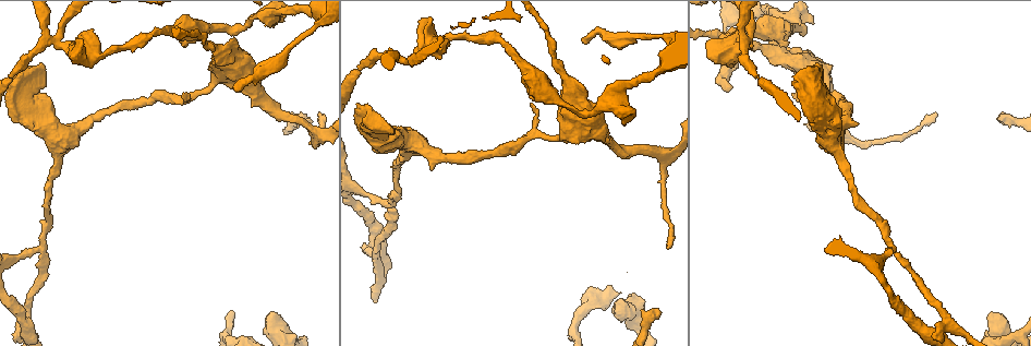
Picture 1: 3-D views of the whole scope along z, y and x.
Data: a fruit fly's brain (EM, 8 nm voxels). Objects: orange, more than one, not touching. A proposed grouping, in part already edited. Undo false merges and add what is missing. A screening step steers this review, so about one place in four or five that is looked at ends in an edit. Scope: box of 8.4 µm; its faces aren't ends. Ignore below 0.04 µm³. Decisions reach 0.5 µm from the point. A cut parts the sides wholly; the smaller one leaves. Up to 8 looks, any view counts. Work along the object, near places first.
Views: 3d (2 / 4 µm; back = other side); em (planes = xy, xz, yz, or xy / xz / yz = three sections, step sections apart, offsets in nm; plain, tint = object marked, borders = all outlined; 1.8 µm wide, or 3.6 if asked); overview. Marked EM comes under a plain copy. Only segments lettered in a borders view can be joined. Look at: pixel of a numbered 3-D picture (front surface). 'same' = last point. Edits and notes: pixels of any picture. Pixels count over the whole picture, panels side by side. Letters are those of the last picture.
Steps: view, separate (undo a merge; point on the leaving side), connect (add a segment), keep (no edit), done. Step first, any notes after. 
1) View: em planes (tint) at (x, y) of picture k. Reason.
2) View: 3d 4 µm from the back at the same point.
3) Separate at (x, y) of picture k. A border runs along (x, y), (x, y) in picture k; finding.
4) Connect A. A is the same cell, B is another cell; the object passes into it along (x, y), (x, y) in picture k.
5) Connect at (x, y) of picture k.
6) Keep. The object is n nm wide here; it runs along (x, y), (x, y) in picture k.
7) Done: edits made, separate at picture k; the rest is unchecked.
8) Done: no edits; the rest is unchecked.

View: 3d 2 µm at (618, 301) of picture 1. Thick end.

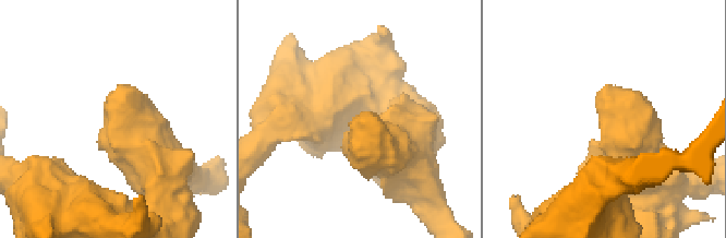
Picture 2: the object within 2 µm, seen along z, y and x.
View: em xy step 4 (borders) at (363, 121) of picture 2.

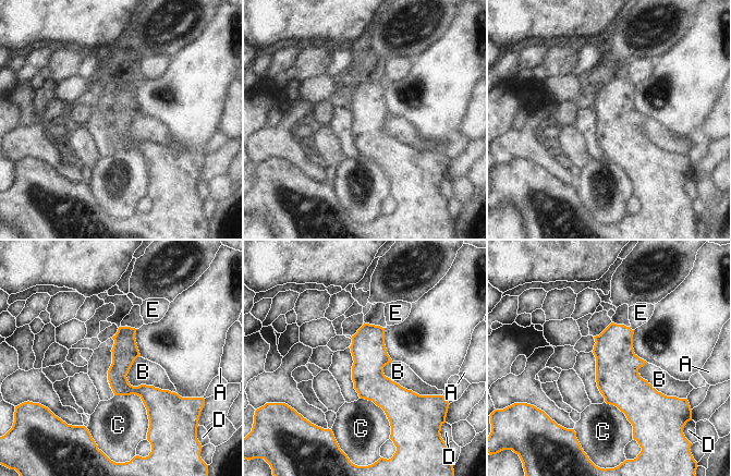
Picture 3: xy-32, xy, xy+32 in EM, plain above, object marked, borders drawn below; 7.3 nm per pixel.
Keep. A, B, C, D and E are other cells; it runs along (366, 326), (368, 377), (399, 417) in picture 3; no lettered segment goes on from it.

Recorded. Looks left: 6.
View: 3d 2 µm at (236, 90) of picture 1. Long arm stops here.

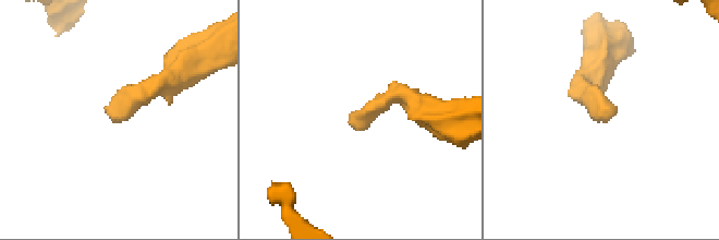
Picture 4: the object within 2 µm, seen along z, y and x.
View: em planes (borders) at (596, 120) of picture 4.

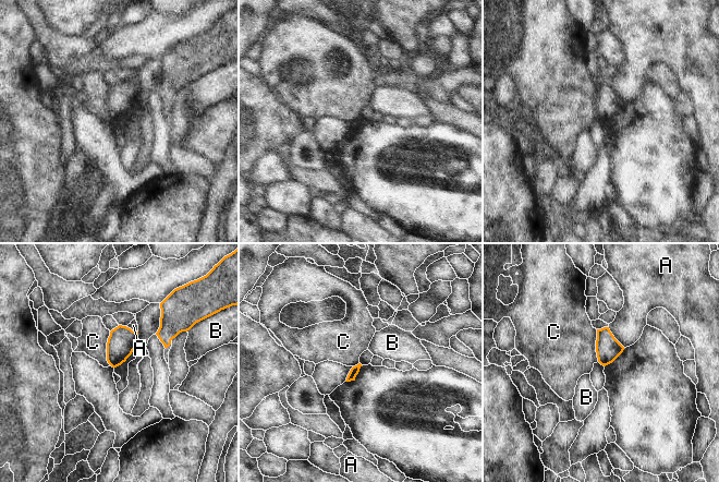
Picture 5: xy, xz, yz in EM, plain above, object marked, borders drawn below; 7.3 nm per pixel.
Keep. A, B and C are other cells; a border runs along (109, 332), (107, 361), (111, 365) in picture 5; no lettered segment goes on from it.

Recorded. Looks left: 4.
View: 3d 2 µm at (43, 246) of picture 1.

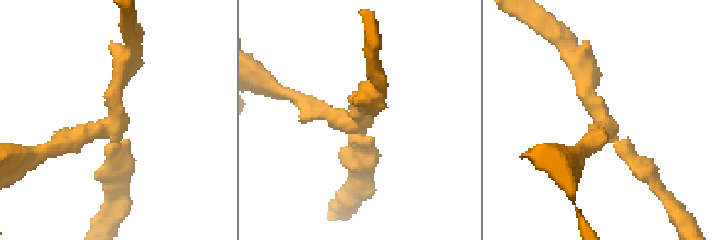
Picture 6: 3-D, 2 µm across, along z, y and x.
View: em planes (borders) at (111, 124) of picture 6. 3 arms meet here.

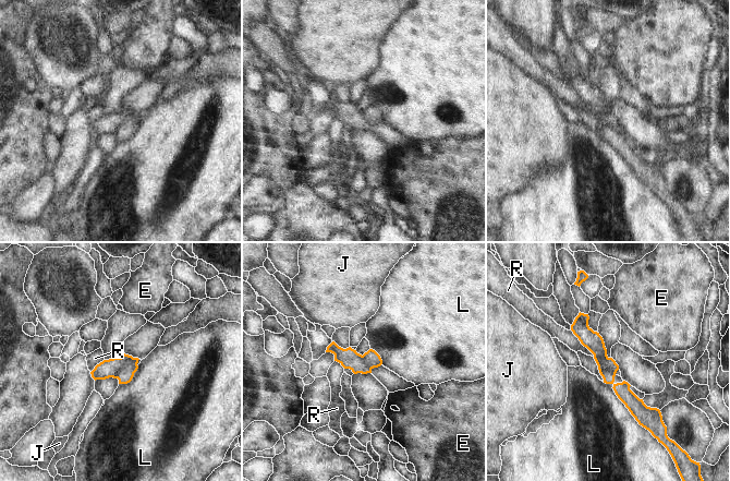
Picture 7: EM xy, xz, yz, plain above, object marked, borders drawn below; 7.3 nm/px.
Separate at (110, 368) of picture 7. The longest contact is with L, 480 nm; E, J, L and R are other cells; a second cell is stuck on.

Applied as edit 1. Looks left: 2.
Done: edits made, separate at picture 7; the rest is unchecked.

